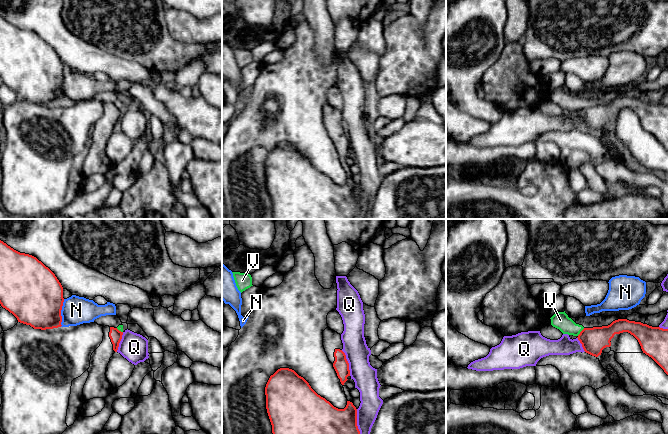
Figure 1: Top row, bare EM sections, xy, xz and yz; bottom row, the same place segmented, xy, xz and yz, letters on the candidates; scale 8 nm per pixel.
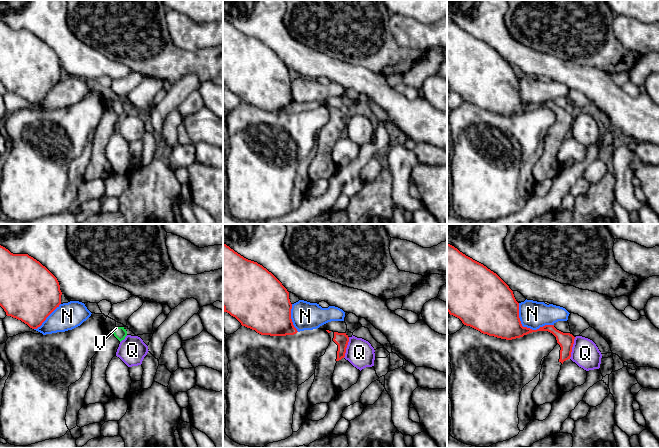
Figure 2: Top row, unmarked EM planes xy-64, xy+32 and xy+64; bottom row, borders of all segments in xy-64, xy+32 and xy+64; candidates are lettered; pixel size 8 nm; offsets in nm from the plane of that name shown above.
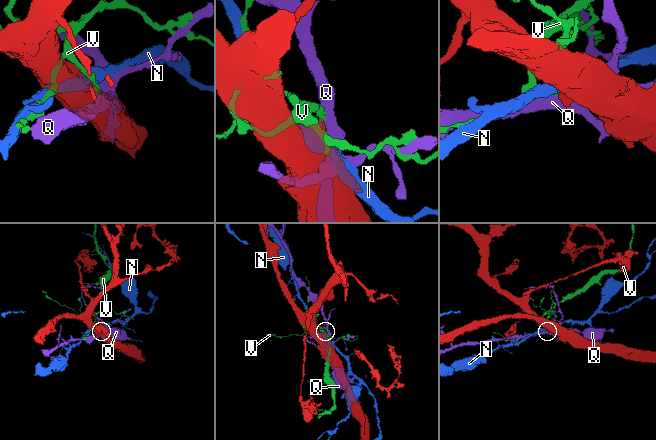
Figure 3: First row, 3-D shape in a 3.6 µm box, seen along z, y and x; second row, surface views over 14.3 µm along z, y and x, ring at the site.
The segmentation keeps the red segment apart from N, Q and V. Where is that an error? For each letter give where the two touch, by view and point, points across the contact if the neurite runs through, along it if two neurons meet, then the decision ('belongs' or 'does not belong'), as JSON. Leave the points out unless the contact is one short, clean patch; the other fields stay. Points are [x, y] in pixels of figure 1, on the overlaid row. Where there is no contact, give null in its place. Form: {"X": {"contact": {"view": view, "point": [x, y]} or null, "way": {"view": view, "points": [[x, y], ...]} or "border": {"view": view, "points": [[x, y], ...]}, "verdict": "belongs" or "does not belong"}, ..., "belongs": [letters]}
{"N": {"contact": {"view": "xy", "point": [60, 313]}, "verdict": "does not belong"}, "Q": {"contact": {"view": "xz", "point": [348, 363]}, "verdict": "does not belong"}, "V": {"contact": {"view": "yz", "point": [580, 332]}, "verdict": "does not belong"}, "belongs": []}

